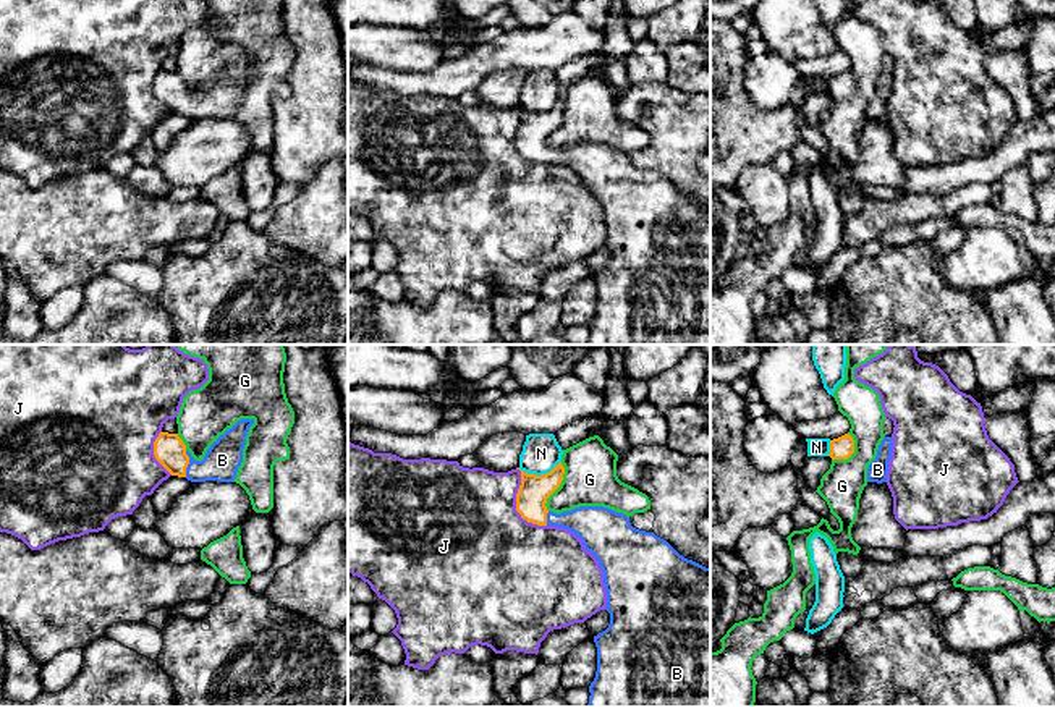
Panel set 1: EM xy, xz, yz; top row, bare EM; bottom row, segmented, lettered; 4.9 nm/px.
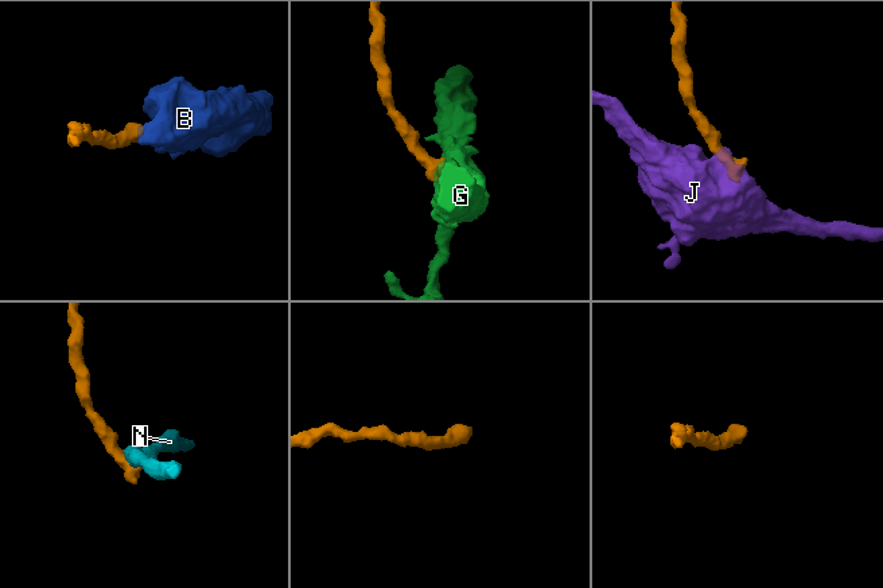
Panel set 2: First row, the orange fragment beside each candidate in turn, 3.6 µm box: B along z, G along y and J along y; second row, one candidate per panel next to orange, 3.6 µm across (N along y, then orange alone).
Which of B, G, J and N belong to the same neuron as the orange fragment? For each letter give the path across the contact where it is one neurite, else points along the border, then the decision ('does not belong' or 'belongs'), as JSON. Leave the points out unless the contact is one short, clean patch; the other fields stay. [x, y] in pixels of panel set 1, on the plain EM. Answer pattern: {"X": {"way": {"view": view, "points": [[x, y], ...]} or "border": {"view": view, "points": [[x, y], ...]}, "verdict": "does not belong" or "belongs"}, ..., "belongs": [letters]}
{"B": {"way": {"view": "xy", "points": [[170, 89], [188, 101], [216, 104], [222, 97]]}, "verdict": "belongs"}, "G": {"border": {"view": "xz", "points": [[562, 101], [562, 120], [547, 136], [547, 148]]}, "verdict": "does not belong"}, "J": {"border": {"view": "xz", "points": [[516, 105], [520, 109], [516, 149], [528, 159], [546, 164]]}, "verdict": "does not belong"}, "N": {"border": {"view": "xz", "points": [[560, 99], [541, 112], [528, 112], [518, 105]]}, "verdict": "does not belong"}, "belongs": ["B"]}

